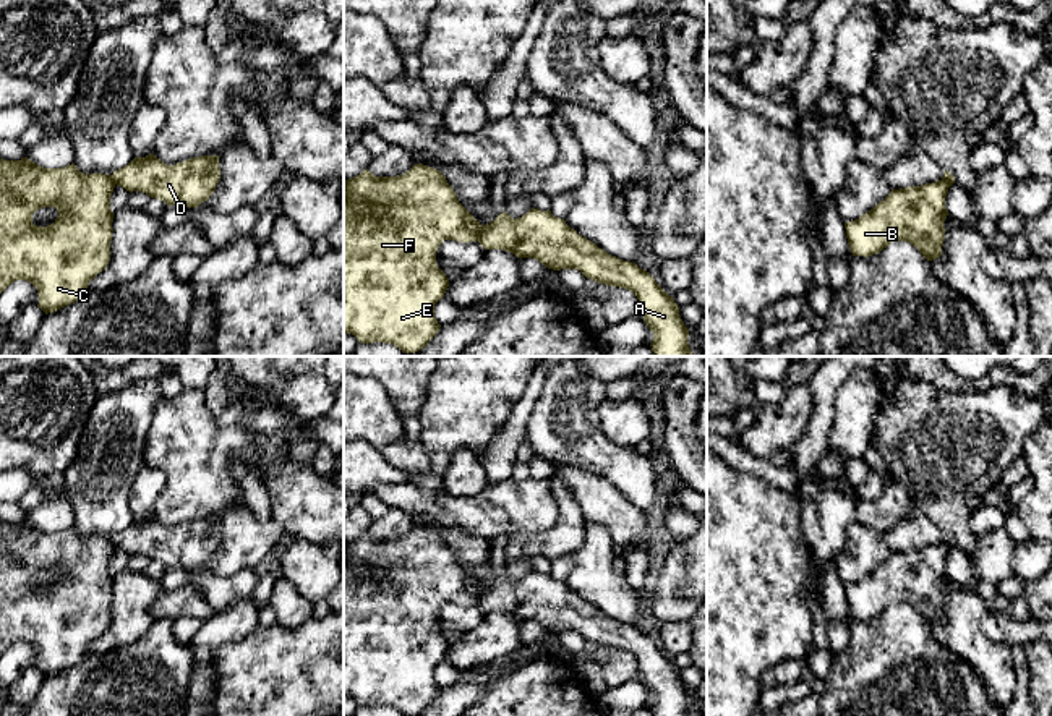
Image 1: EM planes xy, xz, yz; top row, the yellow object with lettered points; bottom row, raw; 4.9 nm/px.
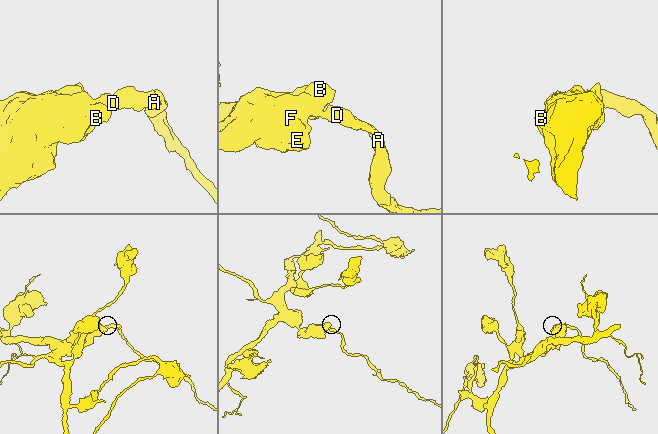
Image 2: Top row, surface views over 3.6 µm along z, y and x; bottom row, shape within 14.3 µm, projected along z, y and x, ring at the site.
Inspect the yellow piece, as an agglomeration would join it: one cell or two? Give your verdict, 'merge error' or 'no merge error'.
merge error

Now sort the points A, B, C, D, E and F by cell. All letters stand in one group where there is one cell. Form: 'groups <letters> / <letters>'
groups A D / B C E F

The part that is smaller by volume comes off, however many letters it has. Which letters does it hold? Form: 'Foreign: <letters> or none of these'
Foreign: A, D

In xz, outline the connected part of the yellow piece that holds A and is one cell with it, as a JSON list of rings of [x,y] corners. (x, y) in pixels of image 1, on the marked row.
[[[532,207],[519,219],[507,212],[481,227],[477,241],[485,249],[504,249],[517,258],[533,258],[553,271],[577,269],[598,283],[631,290],[645,324],[653,332],[655,356],[694,356],[689,330],[674,303],[655,279],[635,262],[622,261],[579,235],[551,211]]]

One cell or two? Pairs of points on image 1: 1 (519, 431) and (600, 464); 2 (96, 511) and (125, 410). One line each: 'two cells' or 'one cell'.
1: two cells
2: one cell

